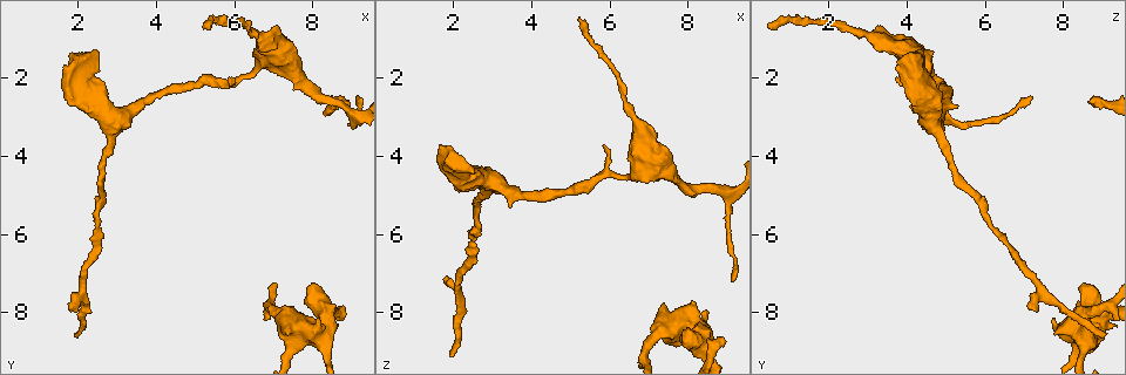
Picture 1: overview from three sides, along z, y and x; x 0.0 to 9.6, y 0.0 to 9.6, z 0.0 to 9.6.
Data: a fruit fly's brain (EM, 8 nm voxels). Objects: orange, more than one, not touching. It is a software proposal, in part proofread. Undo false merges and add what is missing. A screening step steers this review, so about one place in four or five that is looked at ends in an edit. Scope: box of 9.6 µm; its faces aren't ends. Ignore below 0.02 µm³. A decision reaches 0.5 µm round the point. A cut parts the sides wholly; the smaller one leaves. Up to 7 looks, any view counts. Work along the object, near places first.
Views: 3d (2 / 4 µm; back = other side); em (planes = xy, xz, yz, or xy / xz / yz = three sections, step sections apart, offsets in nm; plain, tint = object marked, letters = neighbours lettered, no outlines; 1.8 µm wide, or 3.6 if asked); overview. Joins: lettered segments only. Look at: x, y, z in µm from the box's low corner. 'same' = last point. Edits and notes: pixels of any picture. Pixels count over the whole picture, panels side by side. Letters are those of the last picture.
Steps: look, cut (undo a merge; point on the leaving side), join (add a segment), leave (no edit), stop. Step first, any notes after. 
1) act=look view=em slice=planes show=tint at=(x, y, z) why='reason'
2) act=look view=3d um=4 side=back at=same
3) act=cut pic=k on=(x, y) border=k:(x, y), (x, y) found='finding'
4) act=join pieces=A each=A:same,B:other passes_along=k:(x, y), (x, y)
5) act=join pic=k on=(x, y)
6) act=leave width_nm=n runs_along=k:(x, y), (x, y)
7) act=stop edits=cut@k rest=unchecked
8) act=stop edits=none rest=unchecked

act=look view=3d um=4 side=back at=(2.00, 8.55, 9.10) why='tapers out'

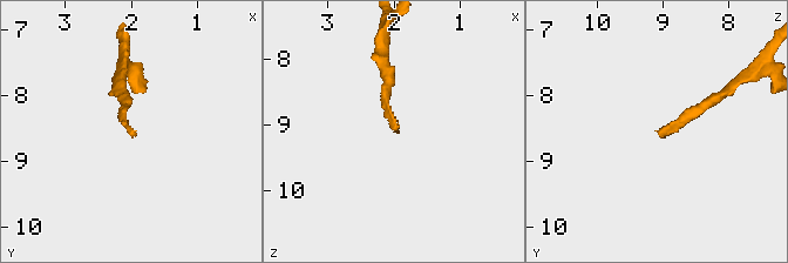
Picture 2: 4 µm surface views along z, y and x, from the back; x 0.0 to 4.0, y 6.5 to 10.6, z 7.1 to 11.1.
act=look view=em slice=xz step=4 show=letters at=(1.90, 8.55, 9.10) why='need the tissue'

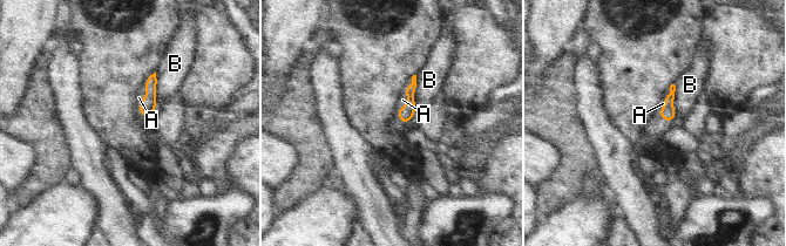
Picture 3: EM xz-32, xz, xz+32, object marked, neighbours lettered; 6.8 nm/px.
act=join pieces=A each=A:same,B:other passes_along=3:(668, 113), (666, 121), (671, 134) found='it goes on there'

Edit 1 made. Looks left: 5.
act=look view=em slice=planes show=letters at=(9.05, 2.90, 5.00) why='arms part here'

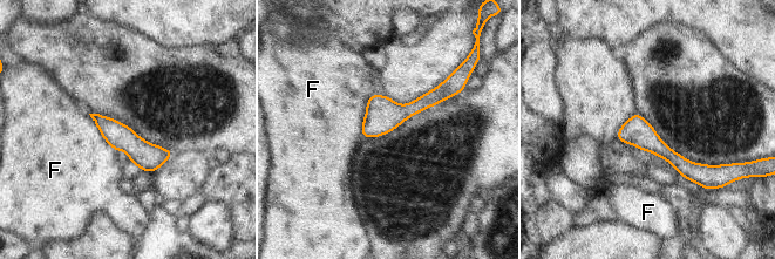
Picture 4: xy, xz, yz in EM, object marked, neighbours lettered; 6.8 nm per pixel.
act=leave each=F:other border=4:(372, 93), (361, 123), (361, 136) found='all the same neuron'

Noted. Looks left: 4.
act=look view=3d um=2 at=(7.95, 7.20, 8.45) why='stops while still wide'

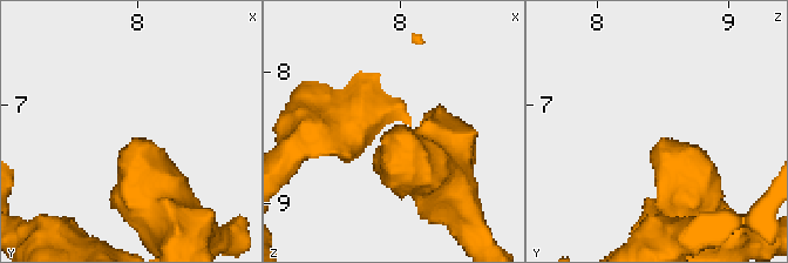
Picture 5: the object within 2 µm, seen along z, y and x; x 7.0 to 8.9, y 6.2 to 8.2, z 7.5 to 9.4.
act=look view=em slice=xy step=4 show=letters at=(7.94, 7.26, 8.48) why='shape alone is not enough'

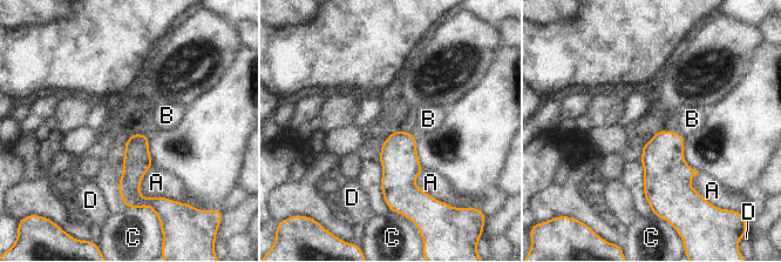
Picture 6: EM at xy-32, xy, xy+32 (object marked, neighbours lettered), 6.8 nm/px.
act=leave each=A:other,B:other,C:other,D:other border=6:(150, 166), (140, 193), (171, 200) found='none of them fits'

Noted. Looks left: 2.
act=stop edits=join@3 rest=unchecked

